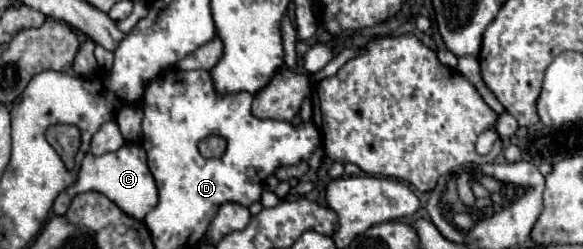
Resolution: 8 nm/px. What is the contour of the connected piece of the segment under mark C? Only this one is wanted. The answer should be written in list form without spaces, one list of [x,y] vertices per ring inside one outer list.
[[[126,143],[122,145],[122,149],[114,151],[114,153],[104,153],[100,157],[94,157],[92,153],[86,153],[78,179],[74,185],[70,185],[68,189],[64,189],[56,201],[54,201],[54,213],[56,215],[64,215],[72,203],[72,199],[78,193],[86,193],[86,191],[98,191],[104,193],[110,201],[114,201],[126,215],[142,221],[146,217],[146,213],[150,209],[154,209],[154,205],[158,203],[158,191],[156,191],[156,183],[154,177],[148,169],[146,163],[146,153],[142,149],[142,145],[138,143]]]

